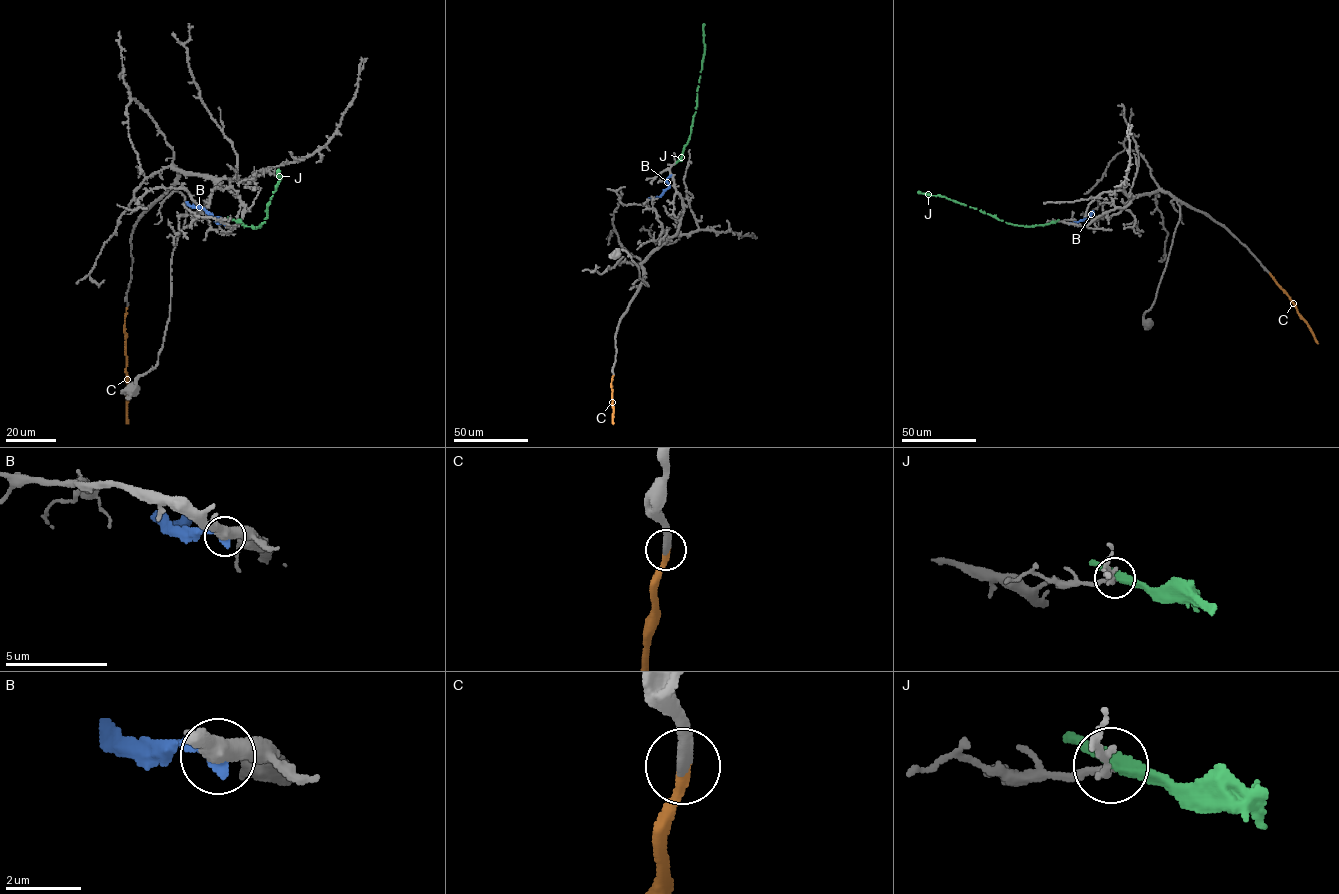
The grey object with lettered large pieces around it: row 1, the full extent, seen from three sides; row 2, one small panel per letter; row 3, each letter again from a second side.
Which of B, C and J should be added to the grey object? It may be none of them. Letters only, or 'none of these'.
C

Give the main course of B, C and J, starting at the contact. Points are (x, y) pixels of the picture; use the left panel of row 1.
B: (224, 224), (217, 222), (220, 219), (204, 209), (186, 202)
C: (127, 305), (126, 423)
J: (231, 219), (257, 228), (264, 222), (267, 207), (279, 182), (278, 170)

